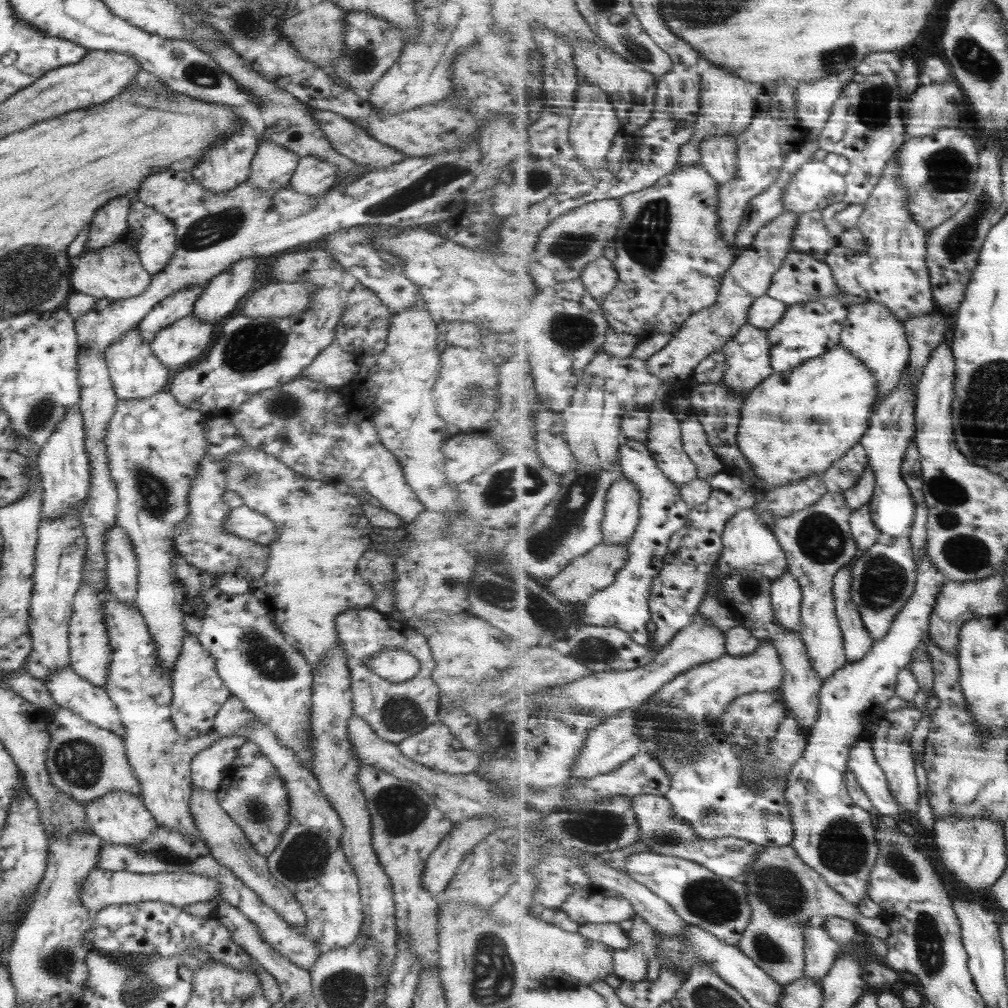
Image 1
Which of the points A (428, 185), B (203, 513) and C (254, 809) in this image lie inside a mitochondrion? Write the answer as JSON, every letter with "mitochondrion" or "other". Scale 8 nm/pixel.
{"A":"mitochondrion","B":"other","C":"mitochondrion"}

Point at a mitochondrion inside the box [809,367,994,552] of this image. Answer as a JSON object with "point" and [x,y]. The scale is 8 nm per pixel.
{"point":[846,473]}

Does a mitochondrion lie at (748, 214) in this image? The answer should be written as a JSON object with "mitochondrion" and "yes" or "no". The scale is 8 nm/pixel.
{"mitochondrion":"no"}

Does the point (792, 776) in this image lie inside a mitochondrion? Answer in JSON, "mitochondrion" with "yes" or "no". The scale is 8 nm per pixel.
{"mitochondrion":"no"}

